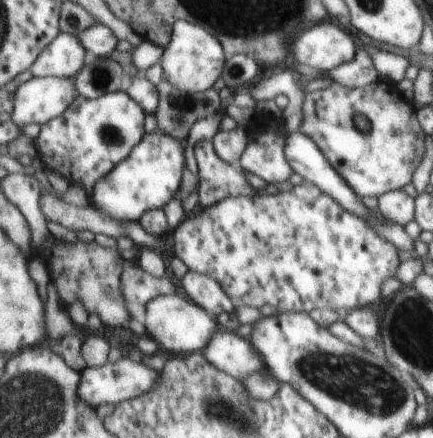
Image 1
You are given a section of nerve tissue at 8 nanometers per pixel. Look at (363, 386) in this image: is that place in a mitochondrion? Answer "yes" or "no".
yes

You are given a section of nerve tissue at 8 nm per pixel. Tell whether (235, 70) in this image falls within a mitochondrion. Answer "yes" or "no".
yes

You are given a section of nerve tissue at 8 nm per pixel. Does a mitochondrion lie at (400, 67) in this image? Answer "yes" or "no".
no

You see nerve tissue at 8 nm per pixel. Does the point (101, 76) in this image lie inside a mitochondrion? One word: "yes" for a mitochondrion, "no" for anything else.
yes

